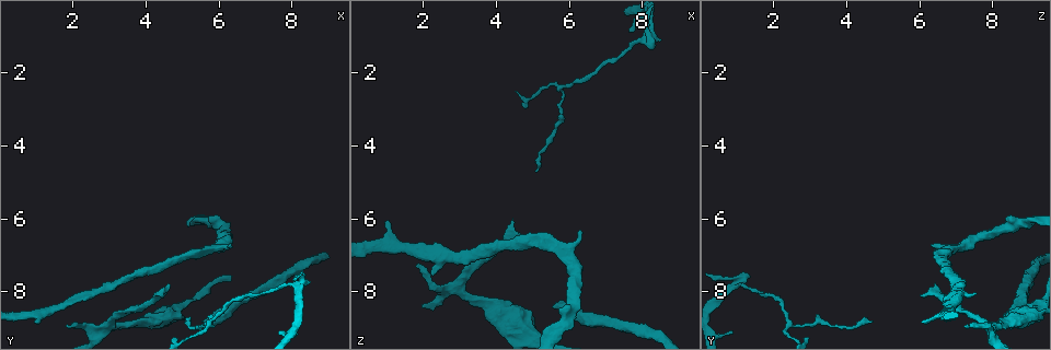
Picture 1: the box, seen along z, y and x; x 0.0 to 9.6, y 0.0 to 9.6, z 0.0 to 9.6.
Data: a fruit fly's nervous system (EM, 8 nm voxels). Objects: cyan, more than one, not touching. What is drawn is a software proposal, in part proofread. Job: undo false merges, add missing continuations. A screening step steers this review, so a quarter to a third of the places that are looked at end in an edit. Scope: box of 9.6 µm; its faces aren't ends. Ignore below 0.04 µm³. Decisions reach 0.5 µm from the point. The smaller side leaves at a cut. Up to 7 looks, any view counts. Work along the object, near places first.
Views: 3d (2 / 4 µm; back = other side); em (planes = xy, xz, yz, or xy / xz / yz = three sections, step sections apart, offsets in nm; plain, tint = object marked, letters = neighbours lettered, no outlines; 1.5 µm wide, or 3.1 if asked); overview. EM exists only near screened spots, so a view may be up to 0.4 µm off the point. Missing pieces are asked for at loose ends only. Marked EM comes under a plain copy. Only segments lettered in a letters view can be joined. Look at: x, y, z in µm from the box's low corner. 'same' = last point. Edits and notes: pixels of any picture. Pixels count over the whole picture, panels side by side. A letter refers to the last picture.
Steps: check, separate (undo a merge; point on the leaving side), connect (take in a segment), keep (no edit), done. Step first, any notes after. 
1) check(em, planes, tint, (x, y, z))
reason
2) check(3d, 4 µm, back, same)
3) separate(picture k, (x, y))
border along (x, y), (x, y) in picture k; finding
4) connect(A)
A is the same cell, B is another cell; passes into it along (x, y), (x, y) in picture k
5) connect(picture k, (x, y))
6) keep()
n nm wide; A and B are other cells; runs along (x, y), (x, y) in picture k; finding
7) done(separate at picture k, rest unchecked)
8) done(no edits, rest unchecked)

check(3d, 4 µm, back, (5.55, 8.75, 8.35))
an open end

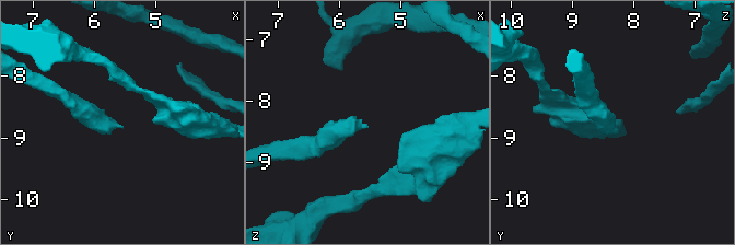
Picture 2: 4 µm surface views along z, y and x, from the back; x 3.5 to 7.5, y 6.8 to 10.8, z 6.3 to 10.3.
check(em, yz, step 8, letters, (5.55, 8.80, 8.40))

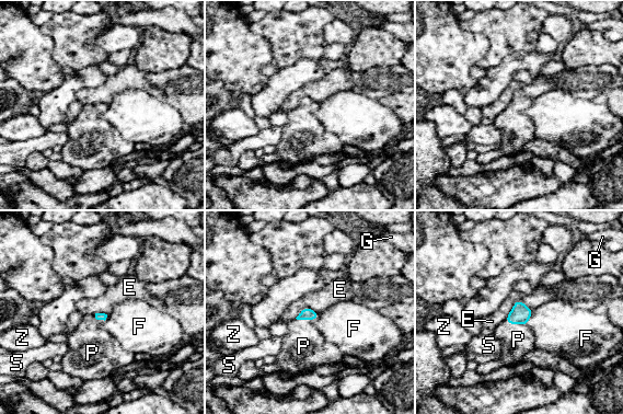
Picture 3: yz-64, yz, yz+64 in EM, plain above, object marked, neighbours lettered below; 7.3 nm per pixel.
check(em, planes, letters, same)
another direction

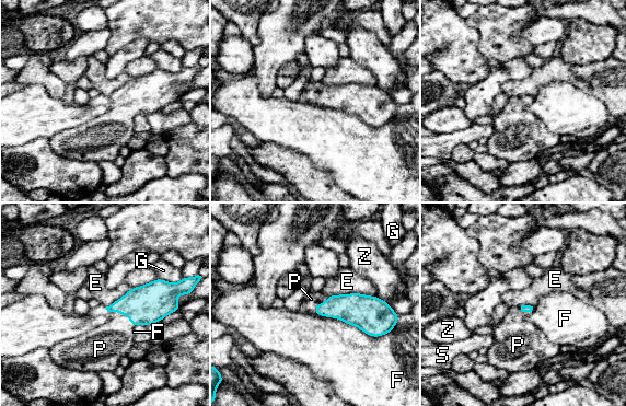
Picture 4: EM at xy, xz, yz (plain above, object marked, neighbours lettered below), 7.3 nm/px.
connect(P)
F touches over 550 nm; P is the same cell, E, F, G, S and Z are other cells; passes into it along (149, 303), (123, 314), (106, 344) in picture 4; it goes on there

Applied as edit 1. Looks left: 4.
check(overview)
see it whole again

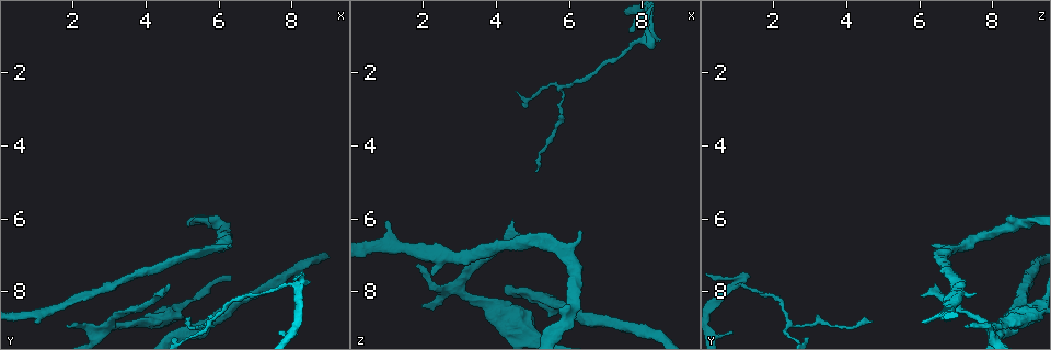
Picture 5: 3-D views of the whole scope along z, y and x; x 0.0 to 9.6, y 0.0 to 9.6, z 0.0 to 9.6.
check(3d, 4 µm, back, (2.30, 8.00, 7.60))
an open end

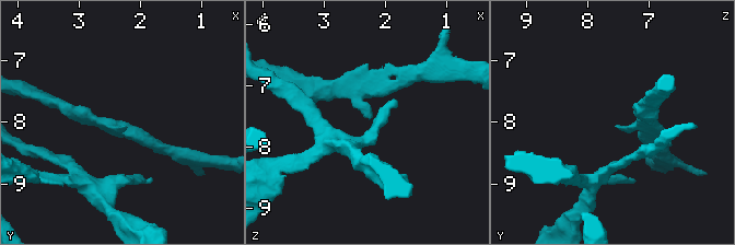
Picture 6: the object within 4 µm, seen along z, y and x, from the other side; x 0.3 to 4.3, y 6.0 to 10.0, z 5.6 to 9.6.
check(em, xz, step 4, tint, (2.30, 8.05, 7.55))
need the tissue

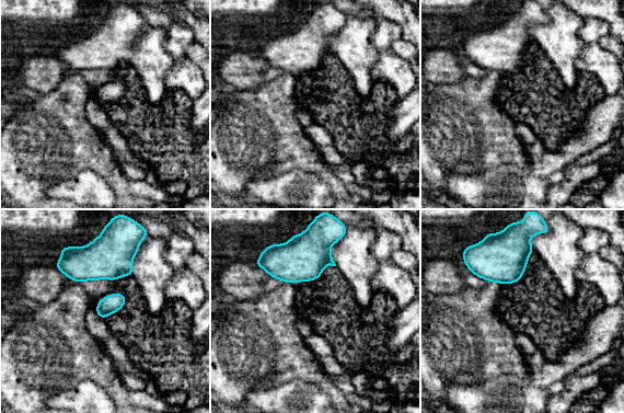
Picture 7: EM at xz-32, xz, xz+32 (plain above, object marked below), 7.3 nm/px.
check(em, planes, letters, same)
another direction

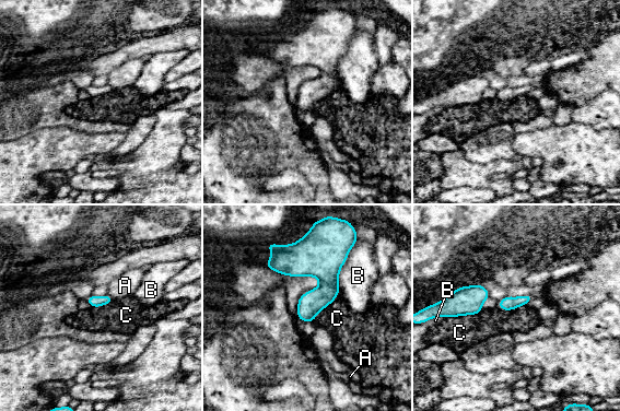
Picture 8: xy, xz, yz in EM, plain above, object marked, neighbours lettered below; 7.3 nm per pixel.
keep()
A, B and C are other cells; border along (108, 293), (114, 298) in picture 8; none of them fits

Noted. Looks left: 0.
done(connect at picture 4, rest unchecked)

